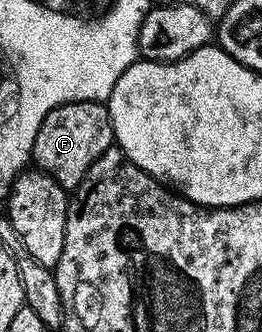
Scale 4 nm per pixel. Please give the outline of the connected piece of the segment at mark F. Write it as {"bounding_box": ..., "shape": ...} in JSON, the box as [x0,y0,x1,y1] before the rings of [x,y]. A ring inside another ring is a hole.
{"bounding_box":[32,99,115,189],"shape":[[[83,99],[79,103],[72,102],[60,105],[56,109],[52,109],[52,113],[48,113],[48,117],[44,117],[44,121],[36,133],[32,159],[41,170],[47,173],[56,173],[60,186],[73,189],[80,185],[80,181],[86,176],[88,169],[94,164],[94,160],[101,157],[109,147],[115,146],[115,143],[114,126],[110,120],[109,106],[106,103],[93,103]]]}

